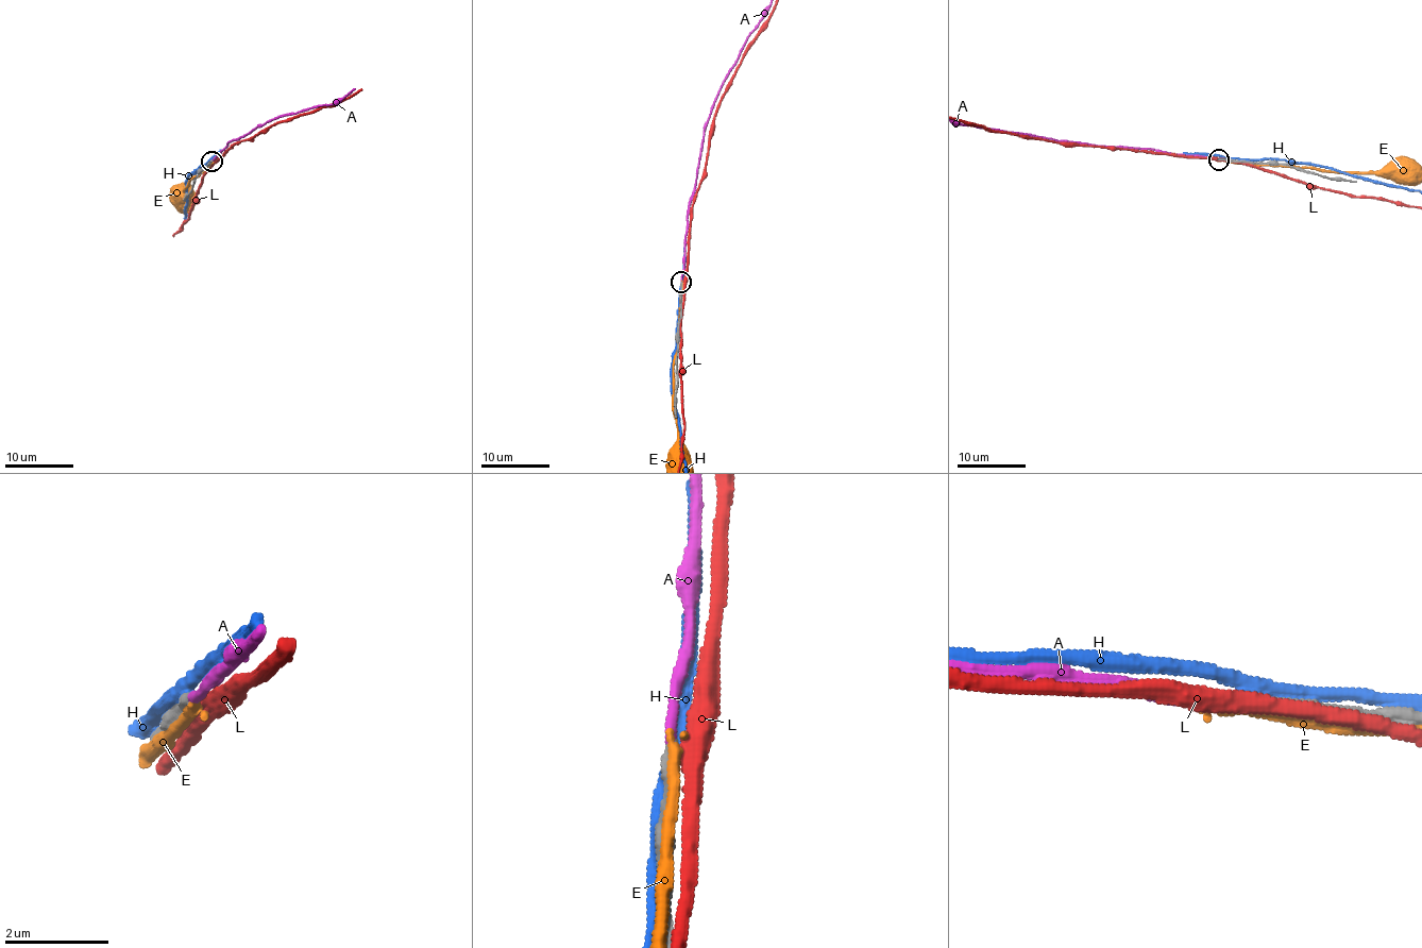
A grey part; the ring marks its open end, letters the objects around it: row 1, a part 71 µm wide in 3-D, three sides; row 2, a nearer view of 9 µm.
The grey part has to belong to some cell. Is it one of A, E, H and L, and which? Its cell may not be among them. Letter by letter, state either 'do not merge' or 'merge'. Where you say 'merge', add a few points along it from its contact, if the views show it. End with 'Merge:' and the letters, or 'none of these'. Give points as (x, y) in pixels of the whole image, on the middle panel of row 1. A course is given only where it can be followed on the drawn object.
A: merge
E: do not merge
H: do not merge
L: do not merge
Merge: A

